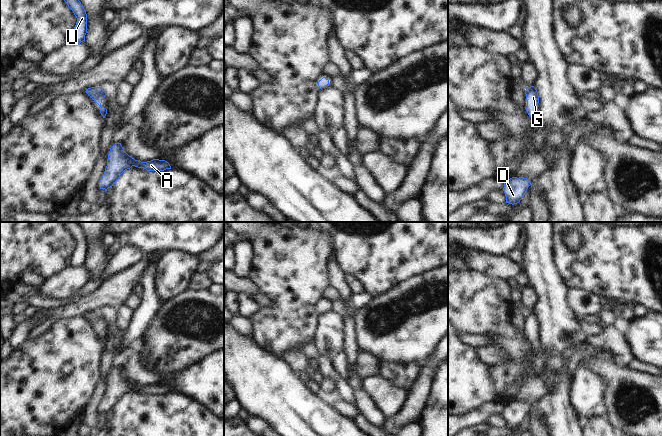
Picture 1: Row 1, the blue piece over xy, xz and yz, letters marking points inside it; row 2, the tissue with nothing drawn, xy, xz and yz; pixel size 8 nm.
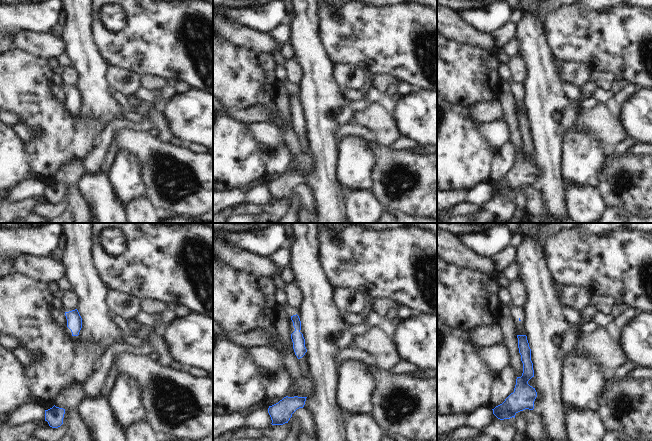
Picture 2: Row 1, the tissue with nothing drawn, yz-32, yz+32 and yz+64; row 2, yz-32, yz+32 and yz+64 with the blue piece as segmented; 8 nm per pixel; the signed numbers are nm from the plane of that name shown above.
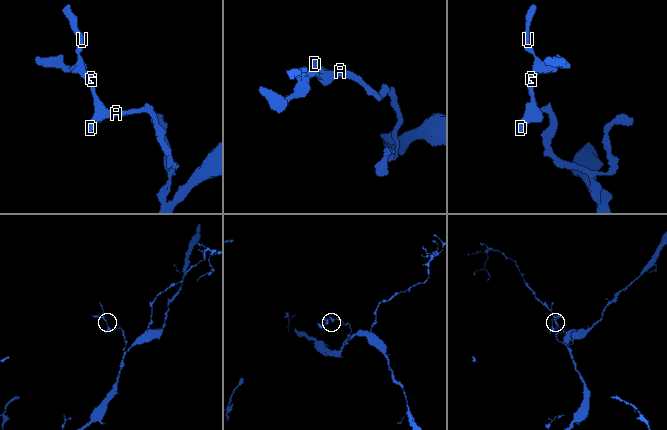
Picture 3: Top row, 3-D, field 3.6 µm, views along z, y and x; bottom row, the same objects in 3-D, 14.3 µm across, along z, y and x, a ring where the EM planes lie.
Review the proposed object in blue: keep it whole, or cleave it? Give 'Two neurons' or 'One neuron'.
One neuron

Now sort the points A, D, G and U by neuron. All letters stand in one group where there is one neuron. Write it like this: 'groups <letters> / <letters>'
groups A D G U

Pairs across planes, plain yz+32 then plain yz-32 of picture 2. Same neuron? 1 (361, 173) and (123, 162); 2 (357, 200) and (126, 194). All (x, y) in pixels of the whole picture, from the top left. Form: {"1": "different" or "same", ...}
{"1": "same", "2": "different"}

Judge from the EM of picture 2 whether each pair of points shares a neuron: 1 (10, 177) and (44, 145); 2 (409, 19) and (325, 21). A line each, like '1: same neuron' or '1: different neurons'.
1: different neurons
2: same neuron

